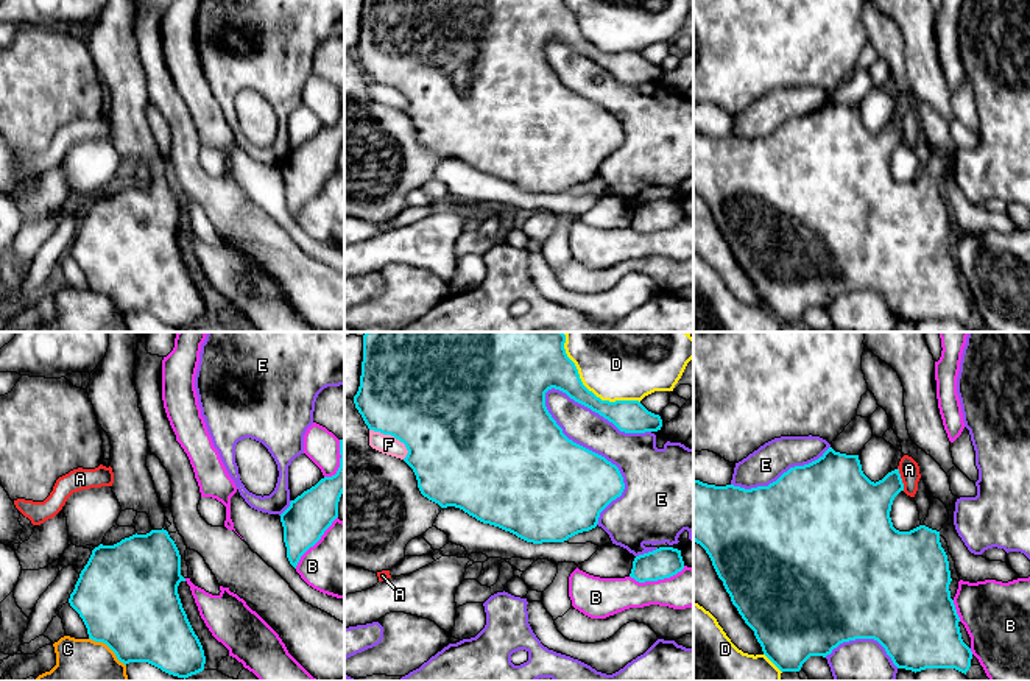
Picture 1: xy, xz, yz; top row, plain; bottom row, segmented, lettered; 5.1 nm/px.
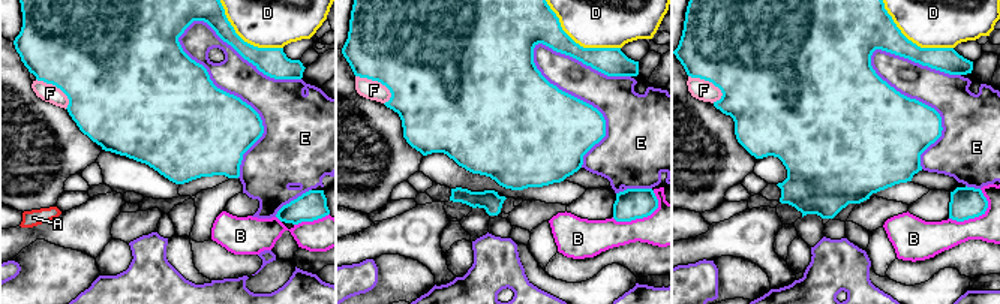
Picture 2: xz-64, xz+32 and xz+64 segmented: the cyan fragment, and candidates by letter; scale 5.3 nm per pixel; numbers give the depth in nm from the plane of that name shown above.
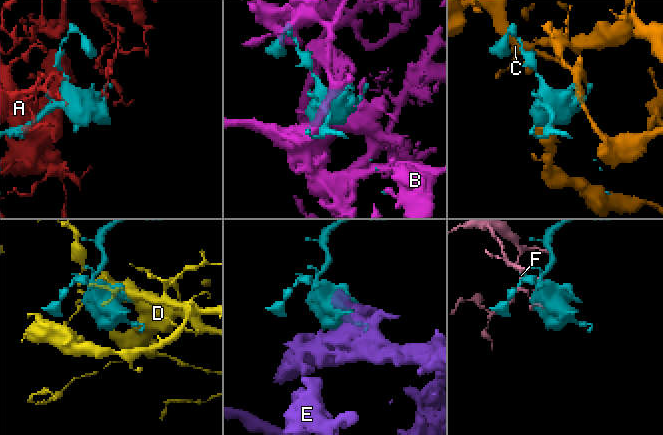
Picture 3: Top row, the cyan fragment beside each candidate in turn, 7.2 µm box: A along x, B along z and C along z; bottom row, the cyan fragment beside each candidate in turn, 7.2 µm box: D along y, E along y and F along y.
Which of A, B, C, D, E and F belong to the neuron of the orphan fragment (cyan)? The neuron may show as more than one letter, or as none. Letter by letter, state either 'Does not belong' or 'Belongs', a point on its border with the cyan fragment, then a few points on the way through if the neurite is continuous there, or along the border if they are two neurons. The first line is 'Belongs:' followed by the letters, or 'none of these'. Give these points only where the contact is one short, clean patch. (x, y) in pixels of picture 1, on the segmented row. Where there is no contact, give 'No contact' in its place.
Belongs: none of these
A: Does not belong. Touches cyan at yz (901, 479)
B: Does not belong. Touches cyan at xz (656, 580)
C: Does not belong. Touches cyan at xy (108, 645). Boundary: xy (89, 638), (103, 642), (125, 666)
D: Does not belong. Touches cyan at xz (585, 387)
E: Does not belong. Touches cyan at xz (597, 454)
F: Does not belong. Touches cyan at xz (393, 435)

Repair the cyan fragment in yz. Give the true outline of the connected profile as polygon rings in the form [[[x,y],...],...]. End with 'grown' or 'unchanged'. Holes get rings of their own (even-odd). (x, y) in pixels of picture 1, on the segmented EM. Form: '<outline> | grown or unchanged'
[[[832,447],[809,464],[790,468],[768,486],[745,489],[734,485],[707,485],[693,478],[693,541],[706,550],[732,605],[737,608],[745,623],[754,631],[764,655],[781,672],[799,672],[810,656],[826,658],[840,644],[855,639],[877,640],[898,669],[912,670],[915,673],[926,669],[955,669],[965,675],[969,670],[972,651],[961,639],[958,626],[960,617],[949,591],[952,581],[949,561],[940,542],[940,530],[949,520],[949,511],[940,499],[930,496],[930,510],[924,524],[910,531],[899,531],[893,527],[890,511],[894,497],[901,491],[904,491],[904,483],[899,469],[888,472],[882,480],[874,483],[863,474],[859,455],[840,453]]] | grown

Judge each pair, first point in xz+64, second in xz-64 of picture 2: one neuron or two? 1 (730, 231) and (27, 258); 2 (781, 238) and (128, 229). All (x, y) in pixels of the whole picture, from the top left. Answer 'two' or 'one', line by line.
1: two
2: one

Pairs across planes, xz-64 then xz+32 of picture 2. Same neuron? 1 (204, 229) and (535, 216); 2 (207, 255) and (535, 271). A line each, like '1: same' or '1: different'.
1: different
2: different

